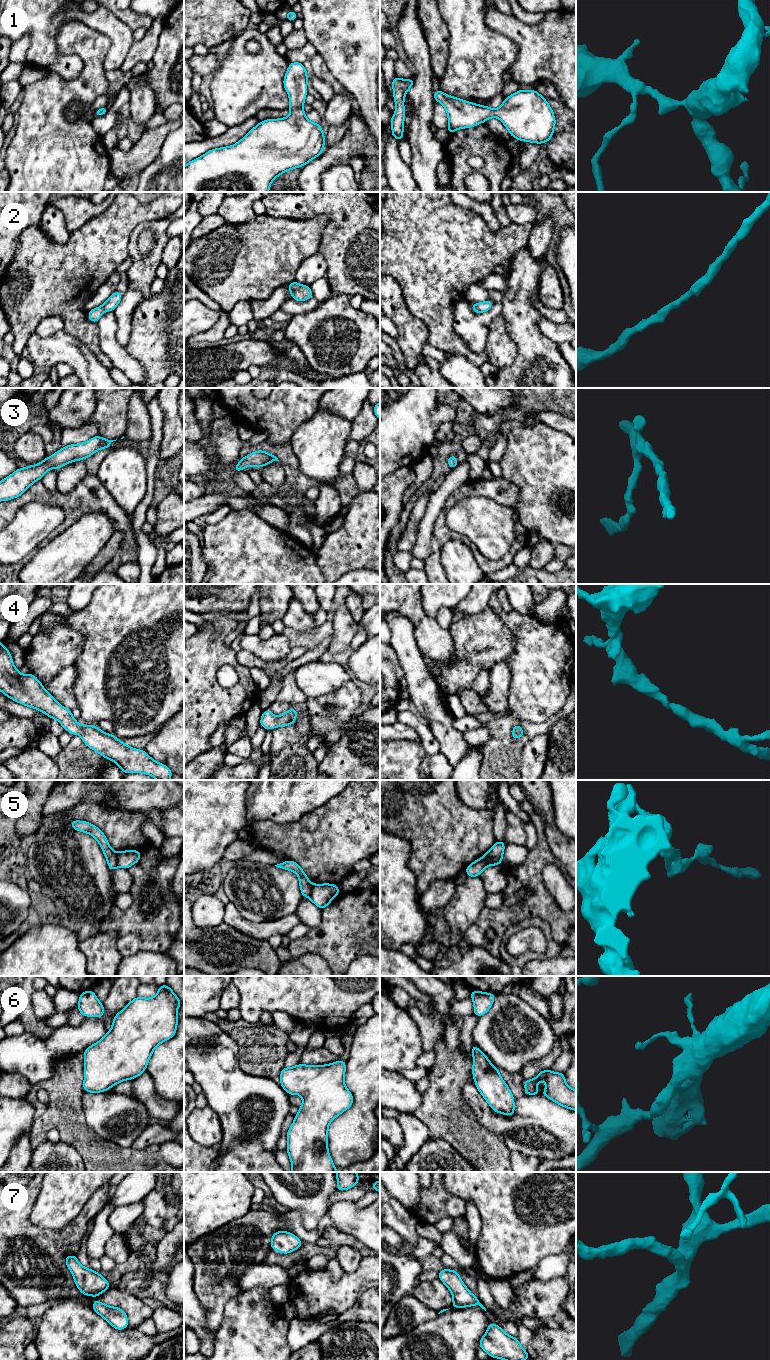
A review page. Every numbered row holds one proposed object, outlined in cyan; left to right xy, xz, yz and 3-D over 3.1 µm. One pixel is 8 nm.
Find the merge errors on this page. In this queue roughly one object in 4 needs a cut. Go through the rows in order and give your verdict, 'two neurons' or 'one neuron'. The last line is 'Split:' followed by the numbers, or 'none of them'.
1: one neuron
2: one neuron
3: one neuron
4: one neuron
5: two neurons
6: one neuron
7: one neuron
Split: 5

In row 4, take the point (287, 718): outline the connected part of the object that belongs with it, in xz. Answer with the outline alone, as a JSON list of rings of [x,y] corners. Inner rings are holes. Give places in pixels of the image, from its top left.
[[[291,708],[290,710],[276,717],[271,713],[270,709],[266,709],[263,711],[259,724],[266,730],[272,730],[277,726],[285,727],[287,725],[294,725],[297,714],[298,710]]]

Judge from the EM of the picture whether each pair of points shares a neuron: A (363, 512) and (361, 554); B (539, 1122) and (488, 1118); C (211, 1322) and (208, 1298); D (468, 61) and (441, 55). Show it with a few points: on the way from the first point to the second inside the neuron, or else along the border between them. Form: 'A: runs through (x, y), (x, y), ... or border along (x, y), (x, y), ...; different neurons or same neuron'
A: runs through (363, 522), (361, 544); same neuron
B: runs through (526, 1122), (501, 1122); same neuron
C: runs through (213, 1316), (213, 1304); same neuron
D: border along (448, 33), (448, 61), (446, 70), (440, 78); different neurons

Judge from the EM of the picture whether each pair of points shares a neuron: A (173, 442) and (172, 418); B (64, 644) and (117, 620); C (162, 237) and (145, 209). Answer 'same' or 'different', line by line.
A: same
B: different
C: different

